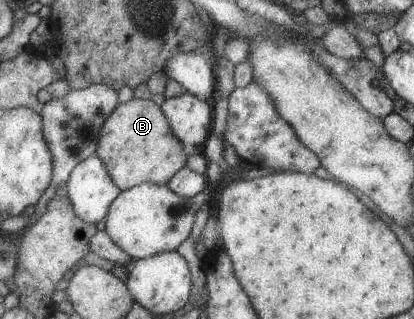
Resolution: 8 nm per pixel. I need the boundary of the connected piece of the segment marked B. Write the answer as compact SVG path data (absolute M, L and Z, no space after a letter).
M134 98L116 106L102 125L97 144L97 155L121 191L142 183L166 185L185 166L188 152L172 132L161 105Z

